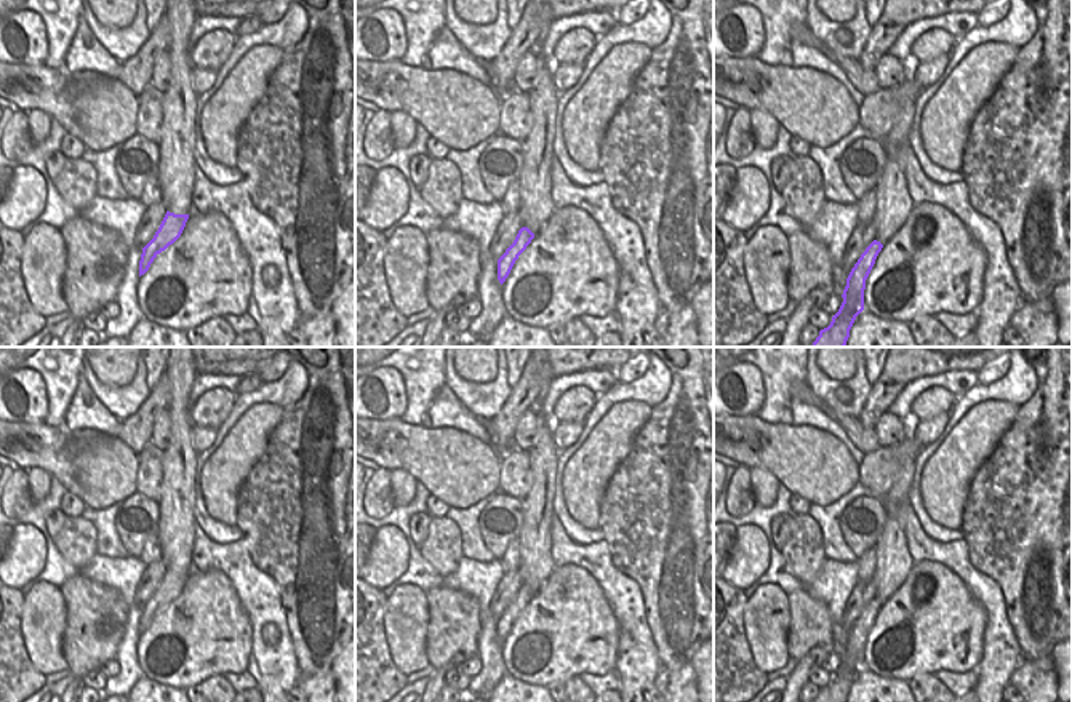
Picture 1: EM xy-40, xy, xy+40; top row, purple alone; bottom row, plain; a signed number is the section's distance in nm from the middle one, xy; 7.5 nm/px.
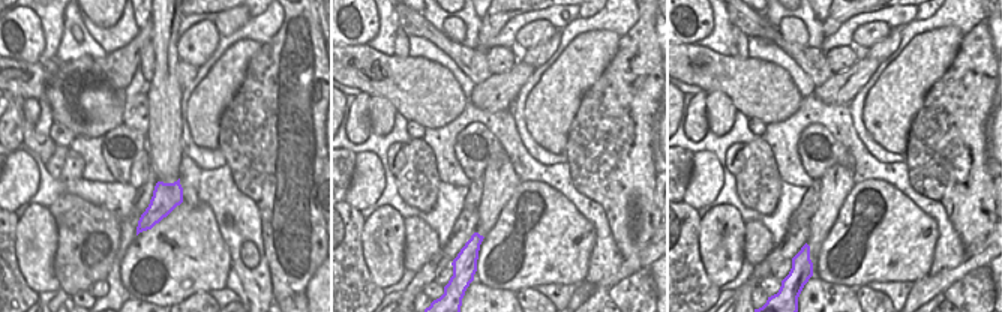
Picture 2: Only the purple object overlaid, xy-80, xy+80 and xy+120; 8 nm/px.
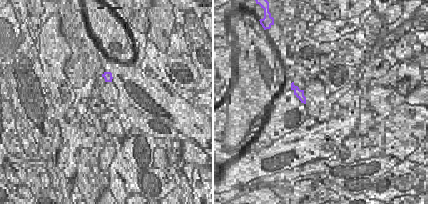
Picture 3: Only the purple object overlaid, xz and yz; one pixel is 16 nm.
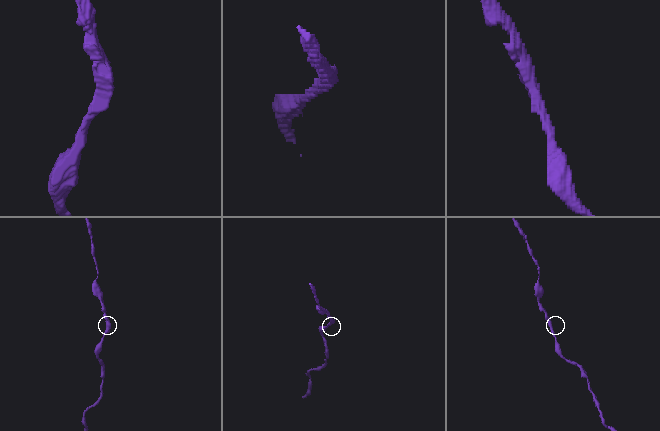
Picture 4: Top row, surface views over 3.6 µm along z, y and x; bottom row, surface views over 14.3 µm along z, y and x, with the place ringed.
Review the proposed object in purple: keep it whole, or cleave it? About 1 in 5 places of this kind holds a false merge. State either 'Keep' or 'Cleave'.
Keep

